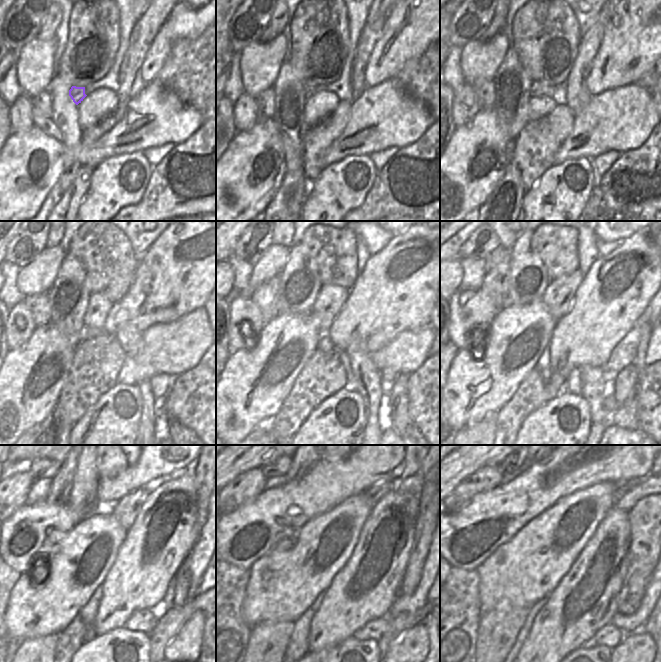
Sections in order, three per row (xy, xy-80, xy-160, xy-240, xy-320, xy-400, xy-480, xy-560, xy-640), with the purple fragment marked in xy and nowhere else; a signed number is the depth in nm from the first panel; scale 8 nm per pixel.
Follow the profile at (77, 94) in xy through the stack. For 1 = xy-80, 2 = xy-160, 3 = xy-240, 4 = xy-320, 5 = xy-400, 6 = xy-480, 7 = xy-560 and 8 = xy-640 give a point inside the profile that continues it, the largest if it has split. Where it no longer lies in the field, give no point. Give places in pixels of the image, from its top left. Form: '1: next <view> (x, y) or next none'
1: next xy-80 (308, 90)
2: next xy-160 (538, 88)
3: next xy-240 (99, 306)
4: next xy-320 (331, 298)
5: next xy-400 (560, 293)
6: next xy-480 (126, 509)
7: next xy-560 (373, 494)
8: next xy-640 (621, 487)

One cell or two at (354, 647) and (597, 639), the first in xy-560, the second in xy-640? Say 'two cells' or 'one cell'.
two cells

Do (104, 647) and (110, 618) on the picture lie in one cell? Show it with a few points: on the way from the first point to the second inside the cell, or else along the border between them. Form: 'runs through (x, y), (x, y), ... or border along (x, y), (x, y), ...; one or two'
border along (124, 626), (118, 626), (107, 632), (95, 635); two

